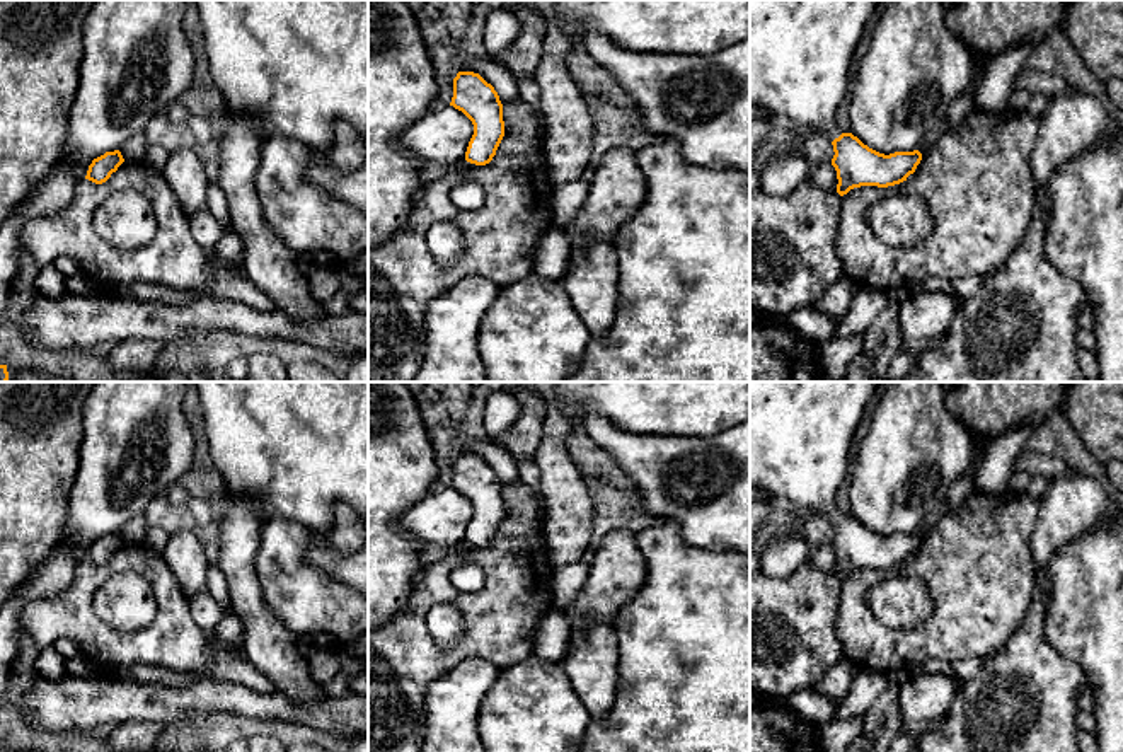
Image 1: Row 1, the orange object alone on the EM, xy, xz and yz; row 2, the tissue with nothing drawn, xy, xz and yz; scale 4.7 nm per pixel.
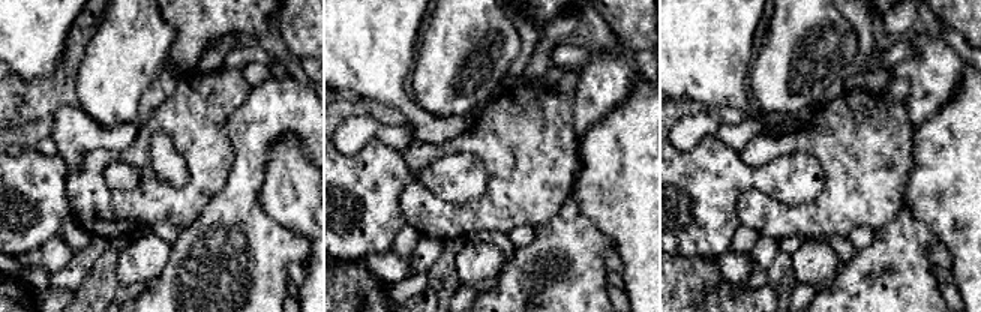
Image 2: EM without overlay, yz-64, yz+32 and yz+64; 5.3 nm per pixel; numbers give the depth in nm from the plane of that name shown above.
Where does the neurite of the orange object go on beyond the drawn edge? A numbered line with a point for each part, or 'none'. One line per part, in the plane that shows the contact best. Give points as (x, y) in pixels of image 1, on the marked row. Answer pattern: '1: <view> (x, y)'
1: yz (800, 50)

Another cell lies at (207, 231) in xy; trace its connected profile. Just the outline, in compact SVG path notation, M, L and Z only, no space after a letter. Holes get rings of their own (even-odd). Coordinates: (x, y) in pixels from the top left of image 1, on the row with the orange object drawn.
M208 206L199 208L187 217L193 239L204 249L215 247L215 244L227 232L222 223L213 217Z

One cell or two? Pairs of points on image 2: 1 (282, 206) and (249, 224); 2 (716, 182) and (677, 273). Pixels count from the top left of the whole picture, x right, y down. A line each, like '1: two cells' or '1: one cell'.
1: two cells
2: two cells

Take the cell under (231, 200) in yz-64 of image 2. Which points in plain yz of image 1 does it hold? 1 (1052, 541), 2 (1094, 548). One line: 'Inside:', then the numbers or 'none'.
Inside: 1

